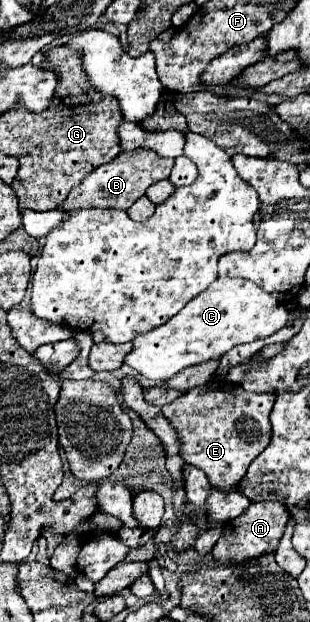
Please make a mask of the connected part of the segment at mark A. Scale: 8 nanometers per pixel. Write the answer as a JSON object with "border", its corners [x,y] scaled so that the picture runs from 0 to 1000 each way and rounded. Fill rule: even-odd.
{"border":[[[823,807],[777,830],[719,842],[719,859],[700,868],[681,891],[706,907],[797,904],[797,900],[829,900],[848,891],[887,891],[926,839],[932,826],[906,807]]]}

